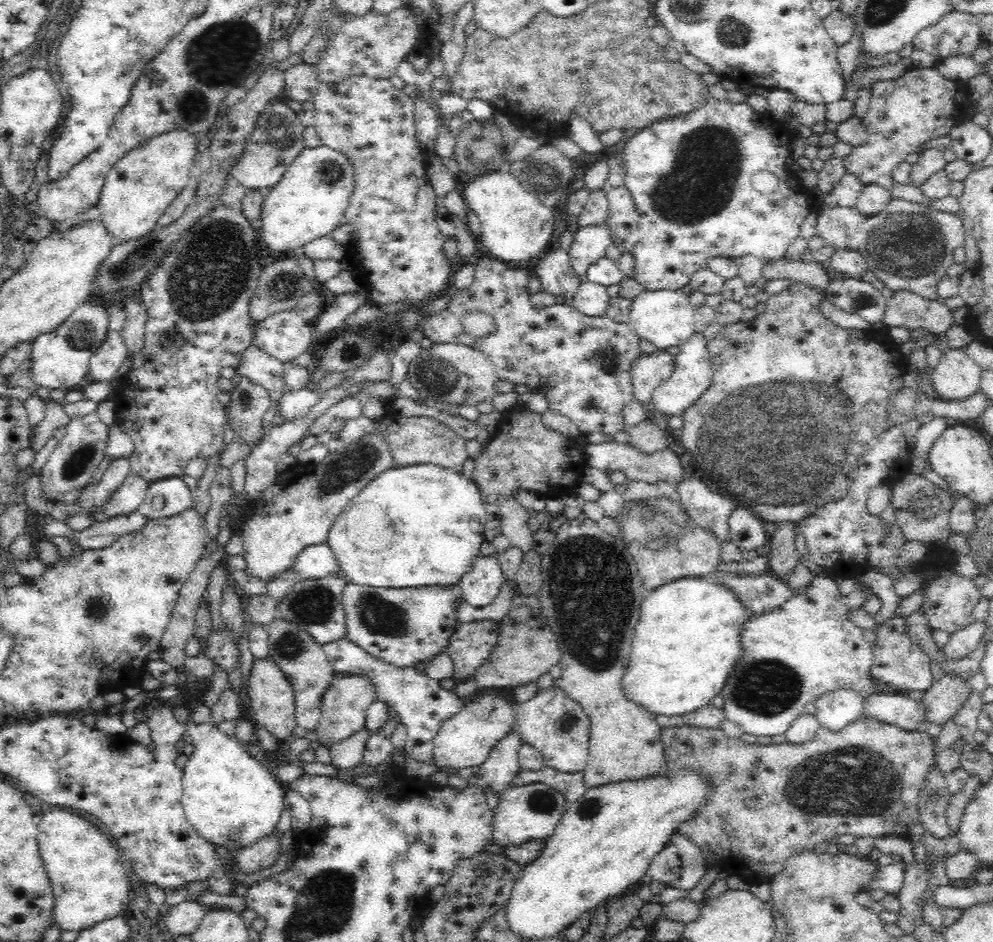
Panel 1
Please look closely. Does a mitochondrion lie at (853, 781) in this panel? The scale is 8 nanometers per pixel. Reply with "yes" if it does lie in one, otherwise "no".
yes

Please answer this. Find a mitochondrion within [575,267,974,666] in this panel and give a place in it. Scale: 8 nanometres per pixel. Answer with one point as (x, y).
(777, 470)

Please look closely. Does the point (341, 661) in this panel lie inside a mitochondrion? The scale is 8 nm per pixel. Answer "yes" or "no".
no

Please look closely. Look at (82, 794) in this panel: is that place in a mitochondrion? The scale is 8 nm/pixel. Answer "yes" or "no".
no

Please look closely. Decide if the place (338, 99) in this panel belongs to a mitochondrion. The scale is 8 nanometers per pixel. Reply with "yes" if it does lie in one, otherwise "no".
no

